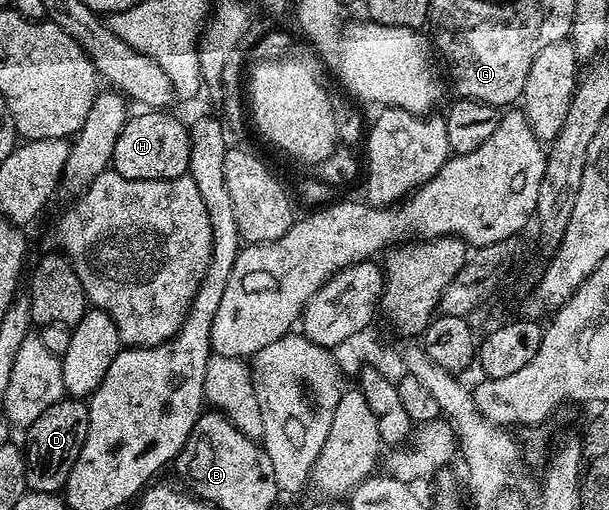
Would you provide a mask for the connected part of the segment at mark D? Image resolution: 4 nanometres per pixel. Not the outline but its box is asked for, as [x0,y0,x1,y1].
[24,397,89,494]

